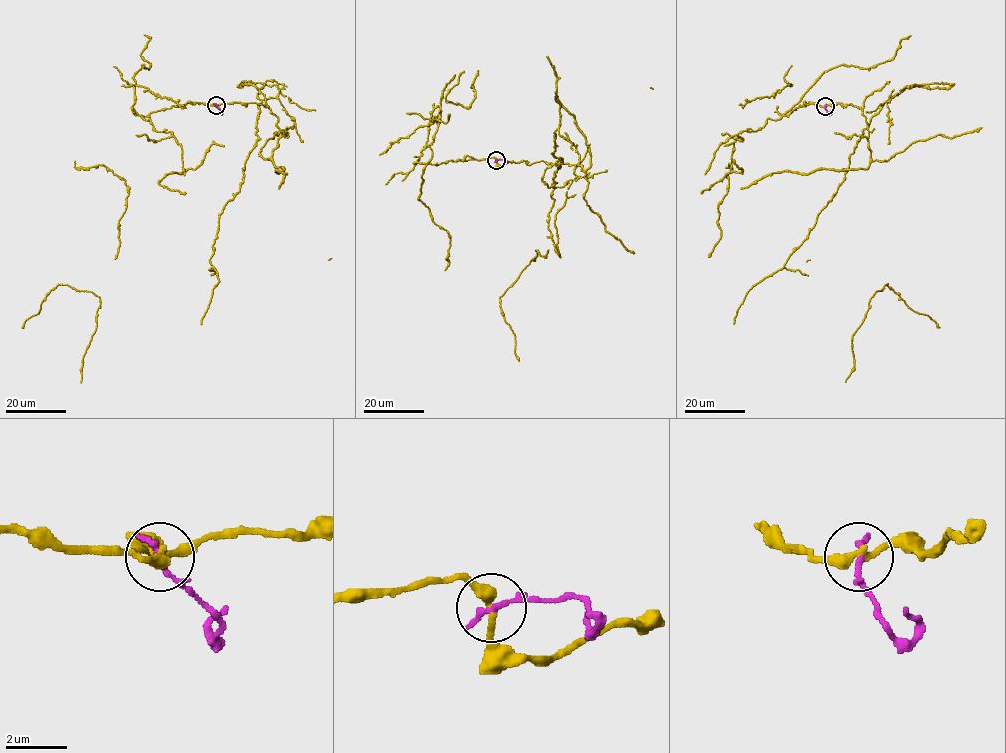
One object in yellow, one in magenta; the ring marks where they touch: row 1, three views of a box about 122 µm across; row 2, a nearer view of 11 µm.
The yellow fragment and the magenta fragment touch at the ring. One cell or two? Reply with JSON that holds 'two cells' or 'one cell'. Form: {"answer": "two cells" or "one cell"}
{"answer": "two cells"}

